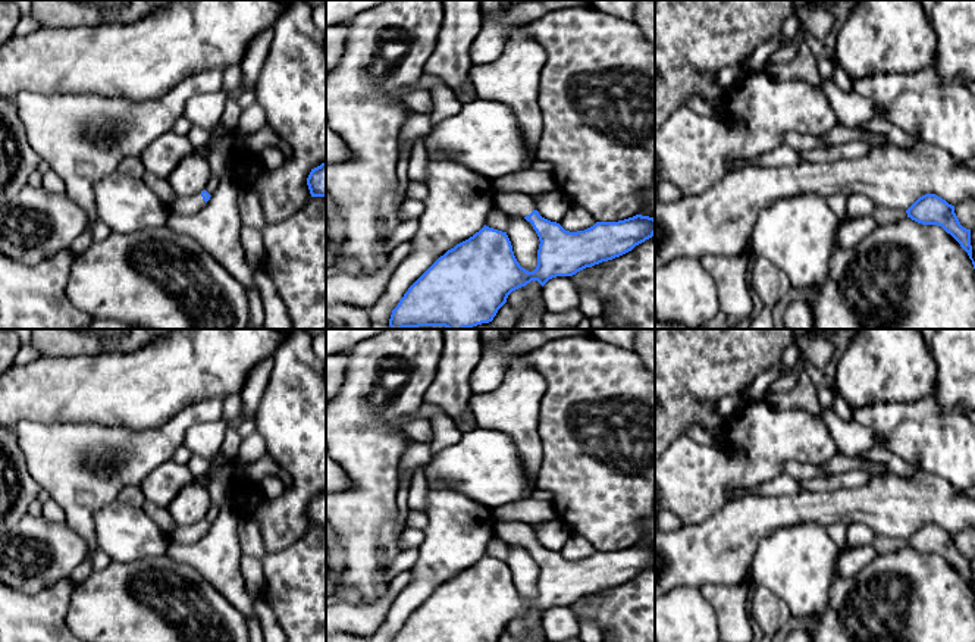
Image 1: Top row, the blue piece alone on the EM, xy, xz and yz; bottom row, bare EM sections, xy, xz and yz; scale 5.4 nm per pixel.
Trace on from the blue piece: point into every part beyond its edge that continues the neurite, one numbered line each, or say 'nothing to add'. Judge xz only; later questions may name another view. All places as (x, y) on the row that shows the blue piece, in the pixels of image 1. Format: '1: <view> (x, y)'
1: xz (511, 203)

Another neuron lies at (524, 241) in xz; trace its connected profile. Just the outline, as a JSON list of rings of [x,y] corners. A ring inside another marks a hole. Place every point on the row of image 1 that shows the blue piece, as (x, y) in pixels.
[[[510,216],[507,235],[520,266],[533,272],[537,266],[537,250],[540,241],[532,223],[521,216]]]

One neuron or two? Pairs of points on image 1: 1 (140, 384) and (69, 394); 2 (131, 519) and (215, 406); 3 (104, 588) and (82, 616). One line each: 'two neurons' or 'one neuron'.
1: one neuron
2: two neurons
3: one neuron

